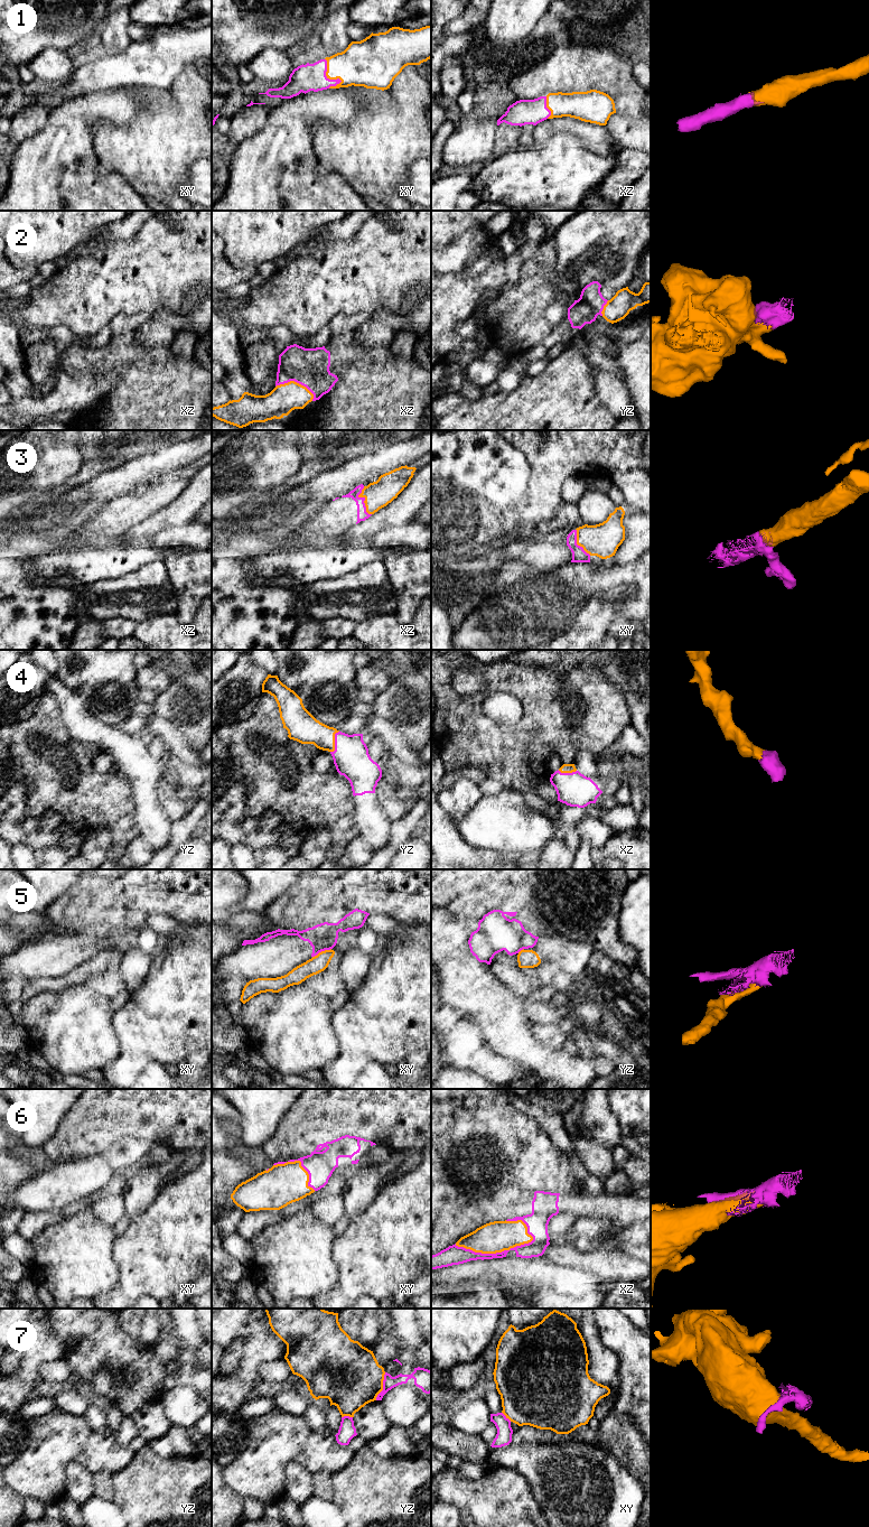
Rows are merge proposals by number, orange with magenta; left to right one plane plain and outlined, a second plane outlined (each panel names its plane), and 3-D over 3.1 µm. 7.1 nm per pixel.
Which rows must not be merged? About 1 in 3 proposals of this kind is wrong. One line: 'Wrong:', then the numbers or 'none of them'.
Wrong: 5, 7

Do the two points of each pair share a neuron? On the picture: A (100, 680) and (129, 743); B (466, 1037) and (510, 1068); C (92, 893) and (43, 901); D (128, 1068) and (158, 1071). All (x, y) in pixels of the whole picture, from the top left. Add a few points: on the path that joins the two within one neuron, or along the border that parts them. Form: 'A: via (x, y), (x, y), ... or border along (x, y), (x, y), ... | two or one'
A: border along (92, 714), (101, 722), (114, 728) | two
B: via (477, 1049), (498, 1068) | one
C: border along (75, 881), (45, 910) | two
D: border along (165, 1065), (158, 1062), (150, 1062), (137, 1077) | two

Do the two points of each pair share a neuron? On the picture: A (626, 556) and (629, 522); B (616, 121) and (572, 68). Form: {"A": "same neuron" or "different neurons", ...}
{"A": "same neuron", "B": "different neurons"}

